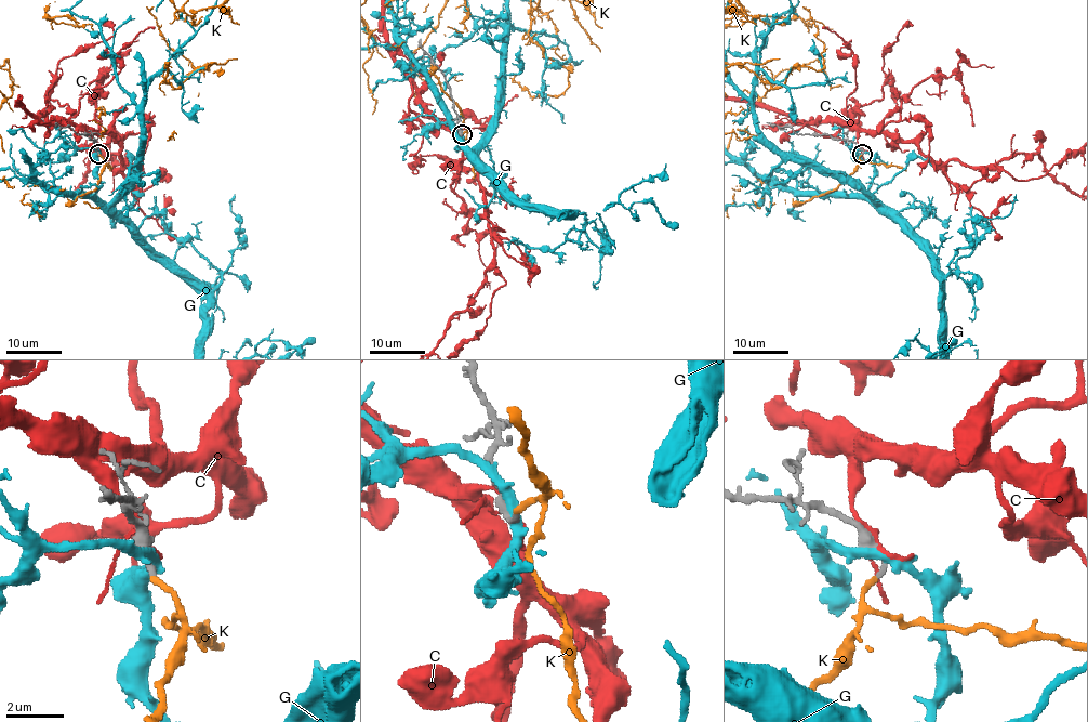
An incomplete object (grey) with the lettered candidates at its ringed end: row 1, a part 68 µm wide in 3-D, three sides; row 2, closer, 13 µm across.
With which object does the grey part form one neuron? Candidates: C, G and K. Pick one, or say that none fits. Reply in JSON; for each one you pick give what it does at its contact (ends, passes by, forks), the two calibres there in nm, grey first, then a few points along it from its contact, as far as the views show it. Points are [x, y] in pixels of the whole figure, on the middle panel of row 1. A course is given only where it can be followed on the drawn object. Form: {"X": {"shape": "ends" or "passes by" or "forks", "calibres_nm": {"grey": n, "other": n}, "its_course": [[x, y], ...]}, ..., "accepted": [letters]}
{"K": {"shape": "ends", "calibres_nm": {"grey": 220, "other": 200}}, "accepted": ["K"]}

